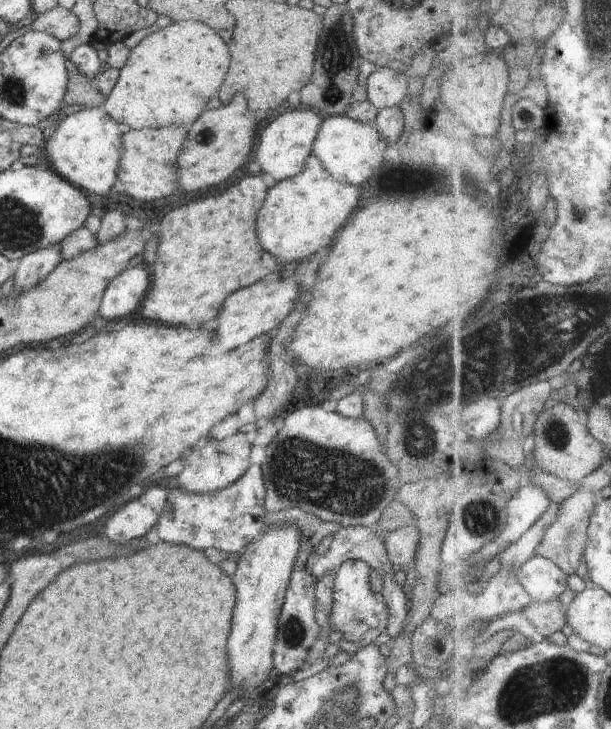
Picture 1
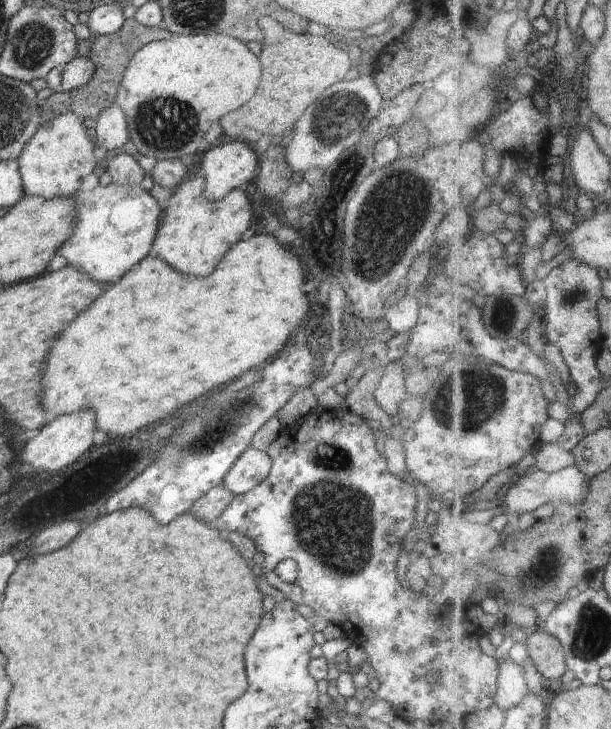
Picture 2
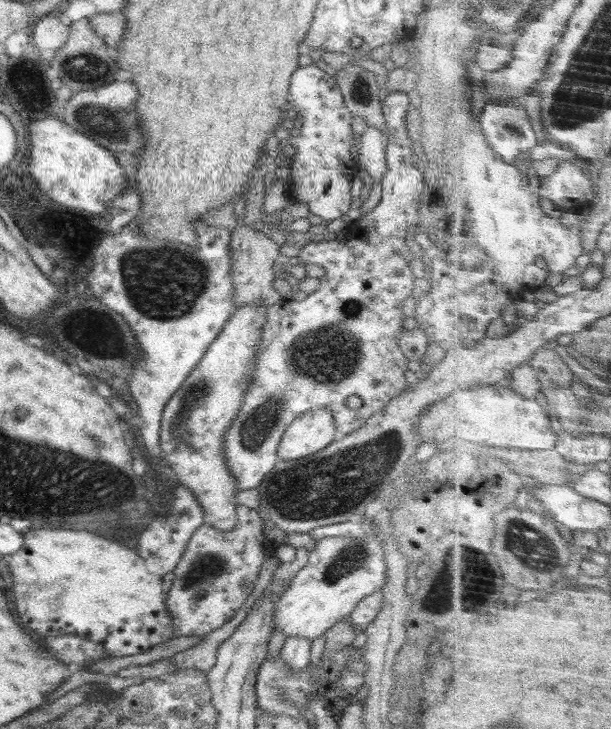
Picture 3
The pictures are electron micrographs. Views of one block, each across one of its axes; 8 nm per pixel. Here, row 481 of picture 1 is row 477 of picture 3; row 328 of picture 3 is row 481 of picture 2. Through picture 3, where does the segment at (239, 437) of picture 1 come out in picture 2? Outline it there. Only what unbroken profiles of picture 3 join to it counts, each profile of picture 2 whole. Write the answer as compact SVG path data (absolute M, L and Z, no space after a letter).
M250 447L234 462L231 470L226 472L221 486L232 494L242 495L259 486L270 474L272 458L264 451Z

